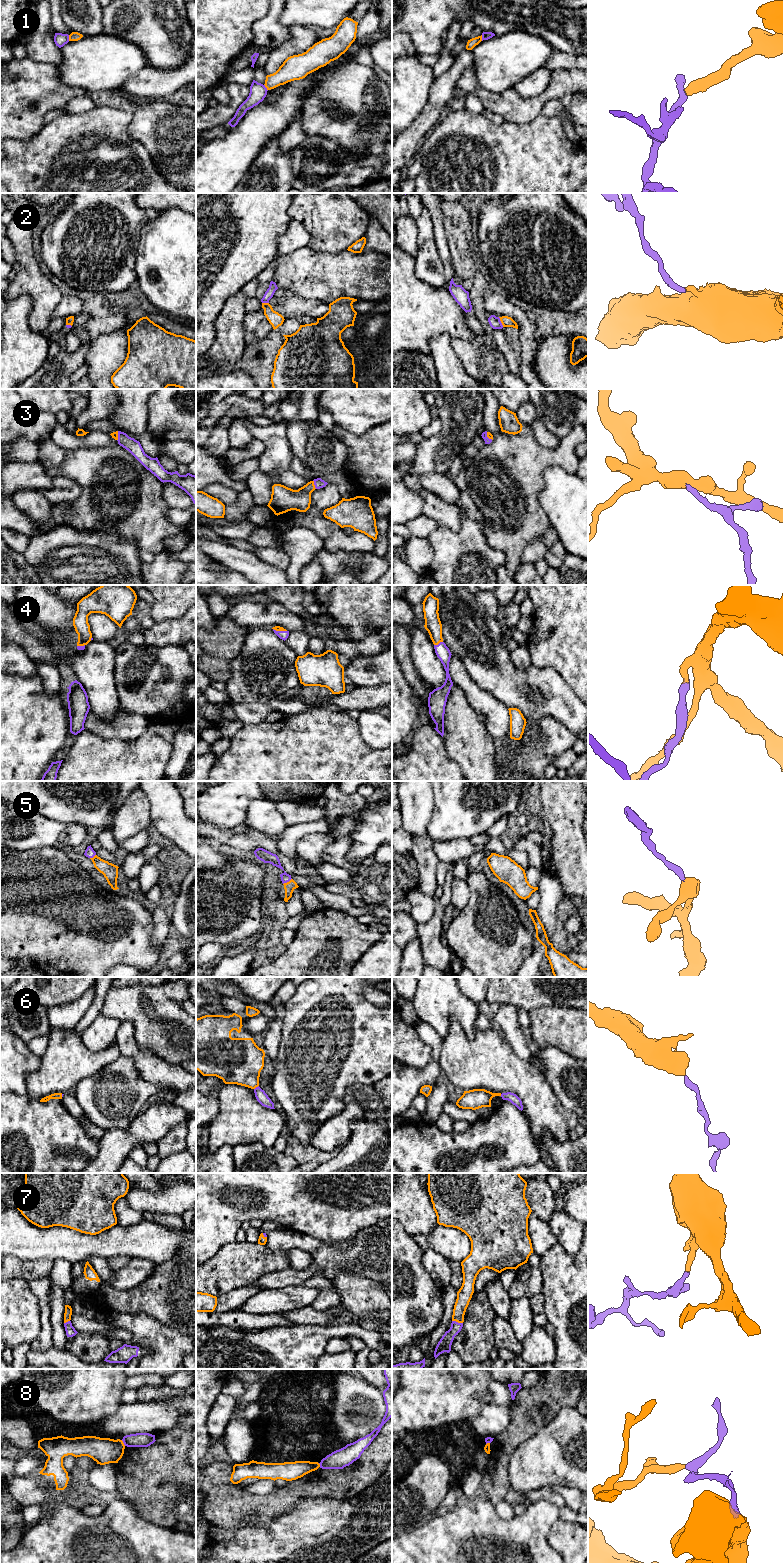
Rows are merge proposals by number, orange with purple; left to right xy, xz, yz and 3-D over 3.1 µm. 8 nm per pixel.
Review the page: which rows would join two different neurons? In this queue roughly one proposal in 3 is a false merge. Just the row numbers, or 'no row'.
1, 8

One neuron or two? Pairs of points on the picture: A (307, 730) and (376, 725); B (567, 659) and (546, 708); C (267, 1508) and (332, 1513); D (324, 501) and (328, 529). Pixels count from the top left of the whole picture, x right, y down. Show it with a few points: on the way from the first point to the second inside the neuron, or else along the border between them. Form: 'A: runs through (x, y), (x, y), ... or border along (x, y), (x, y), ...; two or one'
A: border along (356, 719), (361, 738), (371, 747); two
B: border along (538, 667), (551, 667), (574, 694); two
C: border along (310, 1497), (302, 1497), (270, 1523); two
D: runs through (319, 508), (319, 520), (321, 522); one

